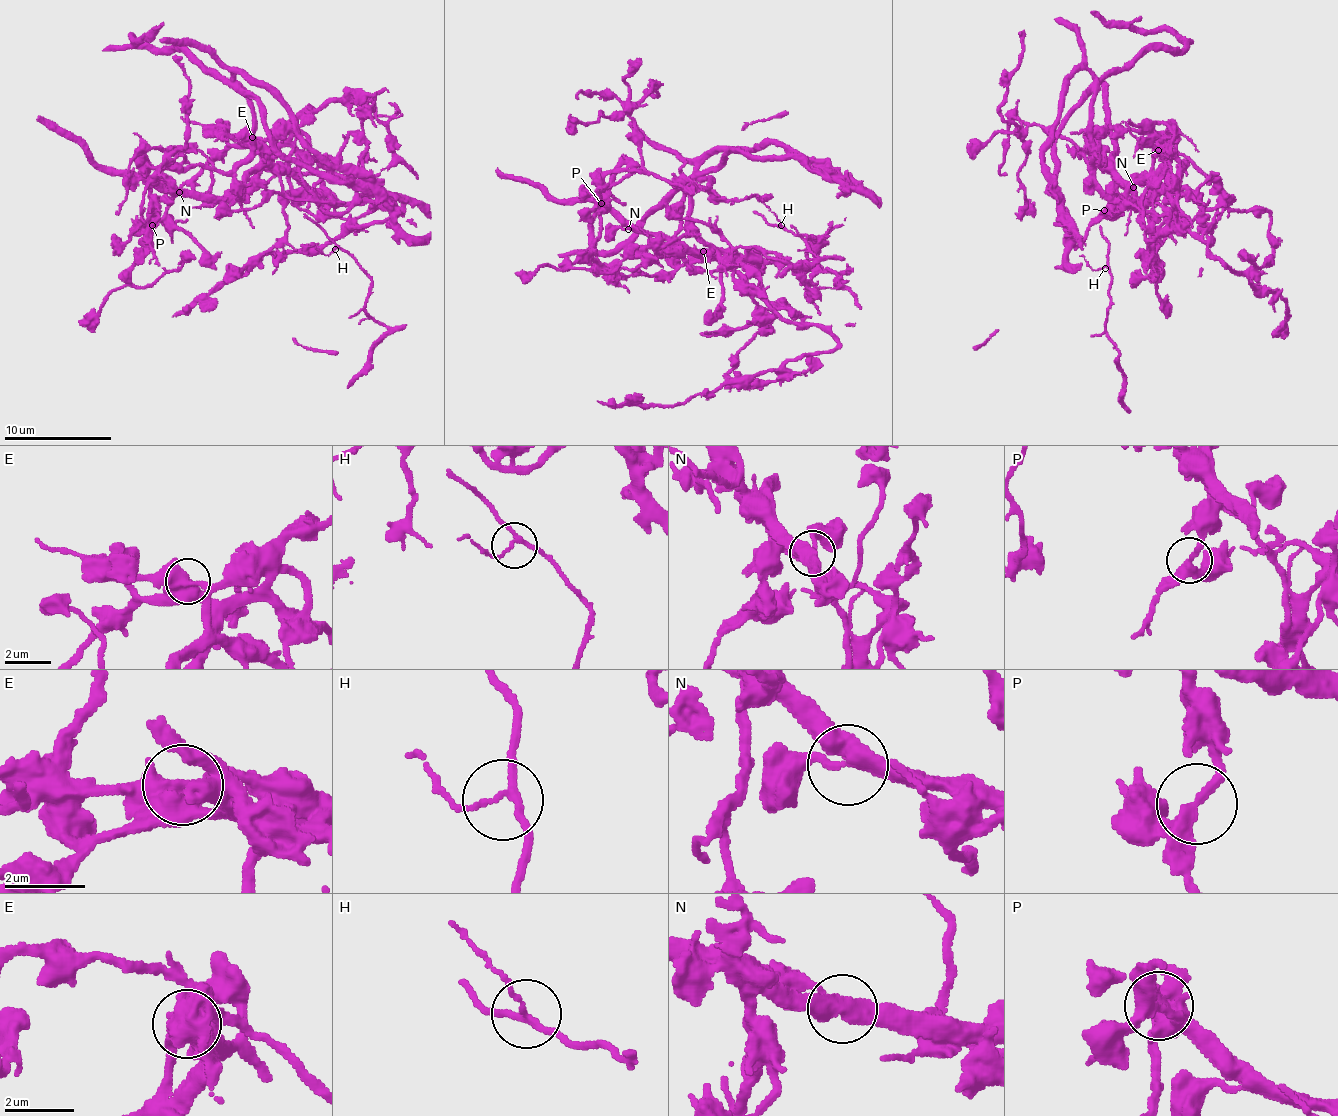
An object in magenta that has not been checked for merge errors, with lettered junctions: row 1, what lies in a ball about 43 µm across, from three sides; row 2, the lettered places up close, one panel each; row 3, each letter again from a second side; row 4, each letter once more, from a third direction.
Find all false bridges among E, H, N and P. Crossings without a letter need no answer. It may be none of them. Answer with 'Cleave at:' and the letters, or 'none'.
Cleave at: E

